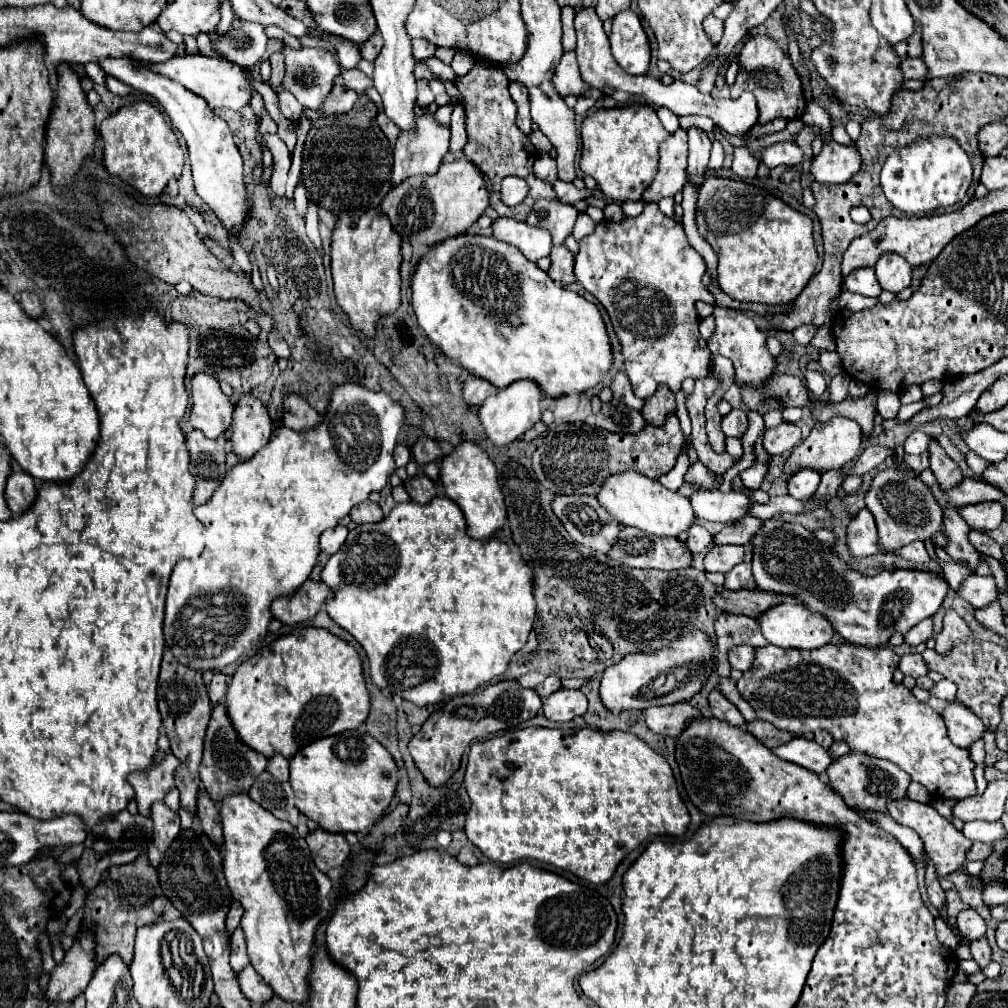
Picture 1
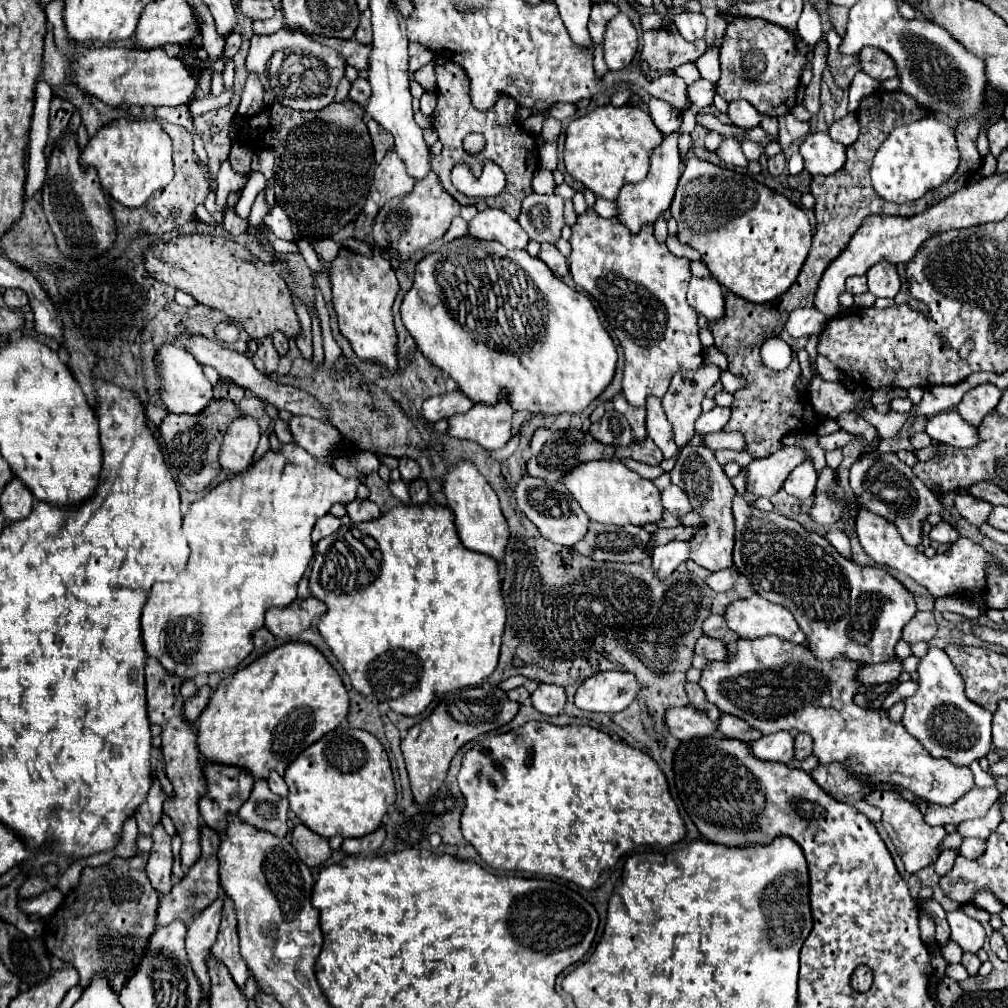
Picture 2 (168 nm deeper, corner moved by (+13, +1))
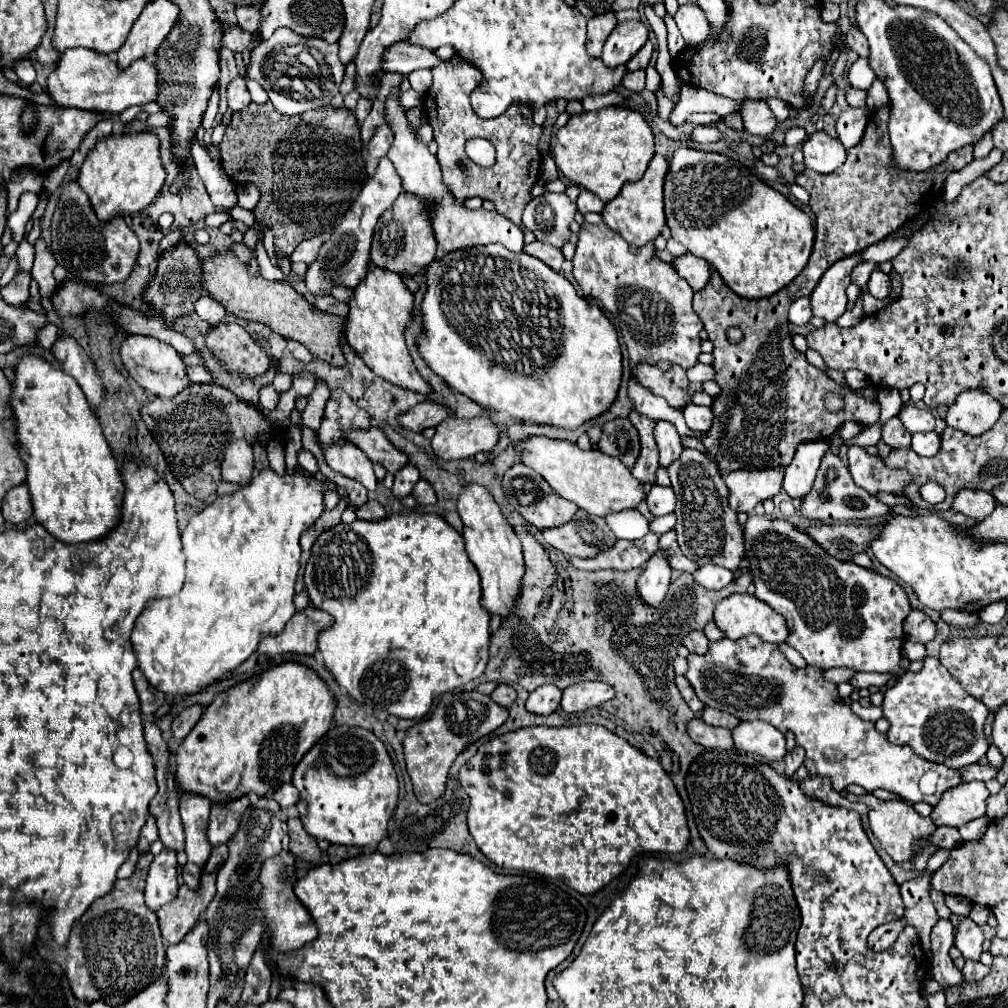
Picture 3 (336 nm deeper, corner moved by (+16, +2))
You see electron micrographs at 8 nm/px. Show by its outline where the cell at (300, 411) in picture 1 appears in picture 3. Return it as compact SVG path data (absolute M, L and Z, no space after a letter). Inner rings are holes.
M354 443L326 447L324 457L326 457L330 469L334 469L354 481L360 481L368 491L376 489L378 479L374 477L372 461Z

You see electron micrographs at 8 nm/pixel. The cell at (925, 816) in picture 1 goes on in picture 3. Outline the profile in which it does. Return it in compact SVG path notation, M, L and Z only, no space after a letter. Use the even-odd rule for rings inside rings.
M848 793L846 795L850 801L862 801L870 807L868 811L868 819L870 819L870 829L874 833L874 837L880 841L882 849L896 861L896 863L904 863L912 857L914 853L914 841L918 837L928 837L936 831L936 825L930 817L922 817L916 813L916 809L910 805L910 803L904 803L904 801L882 801L882 799L876 799L872 793L866 793L866 795L852 795Z

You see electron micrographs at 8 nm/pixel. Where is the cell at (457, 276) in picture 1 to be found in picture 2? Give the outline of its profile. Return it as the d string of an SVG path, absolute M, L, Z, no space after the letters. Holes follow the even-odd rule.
M463 236L419 260L413 286L401 304L401 318L423 356L447 372L471 400L481 404L493 404L499 390L507 388L511 400L517 400L517 410L577 414L609 386L615 374L615 344L587 294L555 278L527 250L507 250L499 242Z

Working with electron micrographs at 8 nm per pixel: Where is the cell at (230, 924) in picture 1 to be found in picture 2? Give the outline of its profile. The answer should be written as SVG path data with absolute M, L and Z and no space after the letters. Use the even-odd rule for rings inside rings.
M217 898L211 906L207 906L187 928L187 954L189 964L195 970L197 978L203 984L203 992L209 990L209 974L207 974L207 956L217 940L219 924L221 924L221 912L223 912L223 898Z

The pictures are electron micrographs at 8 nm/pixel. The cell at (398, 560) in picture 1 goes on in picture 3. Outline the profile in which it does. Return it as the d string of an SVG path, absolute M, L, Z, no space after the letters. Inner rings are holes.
M408 513L408 515L390 515L382 521L360 521L356 519L354 523L346 525L340 523L328 531L324 531L312 545L310 559L306 563L306 573L304 573L304 583L306 591L310 597L310 603L326 613L330 613L336 621L332 627L320 633L318 637L318 649L324 657L324 663L328 671L334 675L340 687L344 687L350 697L370 709L386 709L390 715L404 717L404 719L422 719L430 707L432 699L440 693L452 691L460 685L466 685L468 681L474 681L482 675L486 663L488 663L488 645L490 645L490 615L480 607L480 575L474 567L474 563L468 559L468 553L464 549L464 539L460 533L456 533L446 519L432 515L432 513Z

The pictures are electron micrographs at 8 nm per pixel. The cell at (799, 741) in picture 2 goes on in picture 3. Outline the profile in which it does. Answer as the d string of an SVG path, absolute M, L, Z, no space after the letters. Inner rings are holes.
M794 747L794 751L784 755L784 763L786 763L786 775L792 777L796 773L796 769L804 763L804 749L802 747Z

